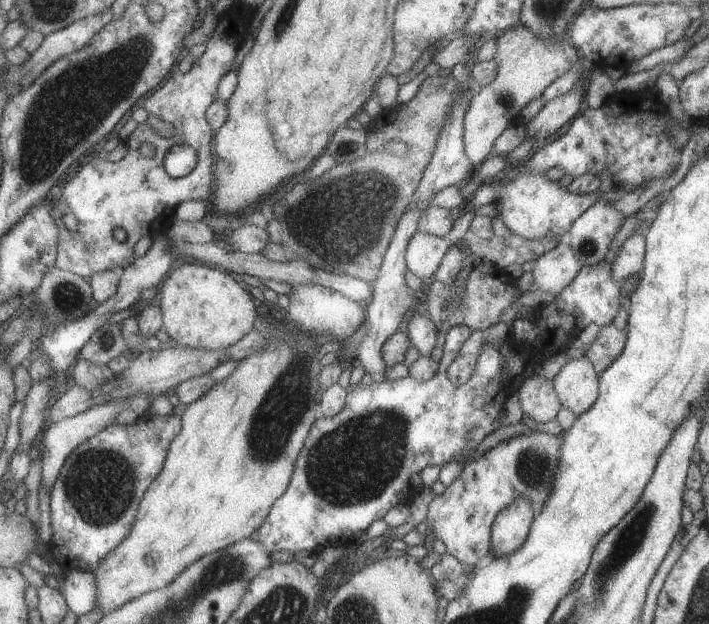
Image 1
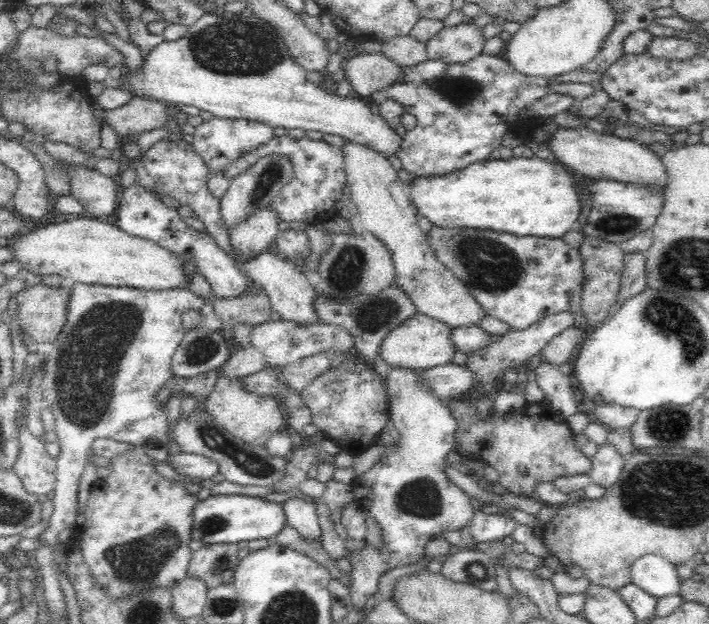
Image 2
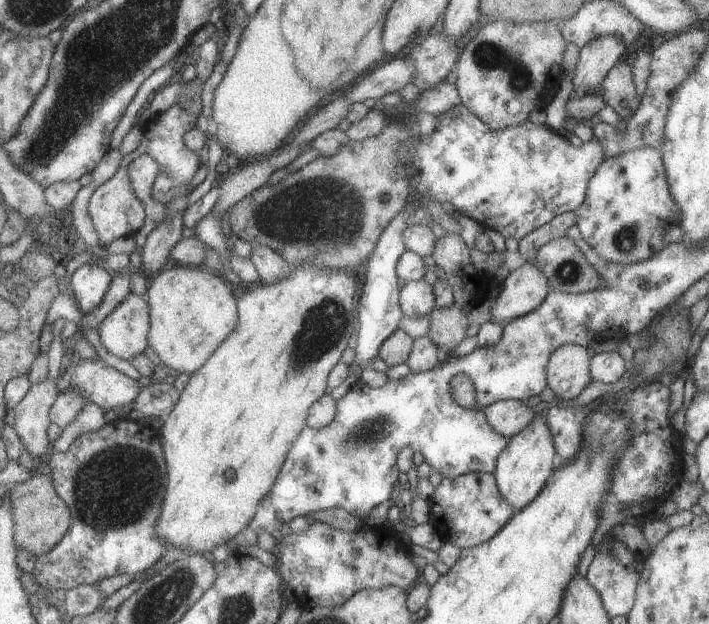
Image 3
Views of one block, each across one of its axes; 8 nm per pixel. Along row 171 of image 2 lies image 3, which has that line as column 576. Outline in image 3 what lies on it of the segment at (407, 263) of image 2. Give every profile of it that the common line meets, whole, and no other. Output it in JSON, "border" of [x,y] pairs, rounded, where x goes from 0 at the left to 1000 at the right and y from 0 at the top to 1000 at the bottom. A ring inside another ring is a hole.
{"border":[[[797,551],[776,567],[772,596],[772,617],[784,638],[808,639],[835,612],[832,574],[827,556]]]}

